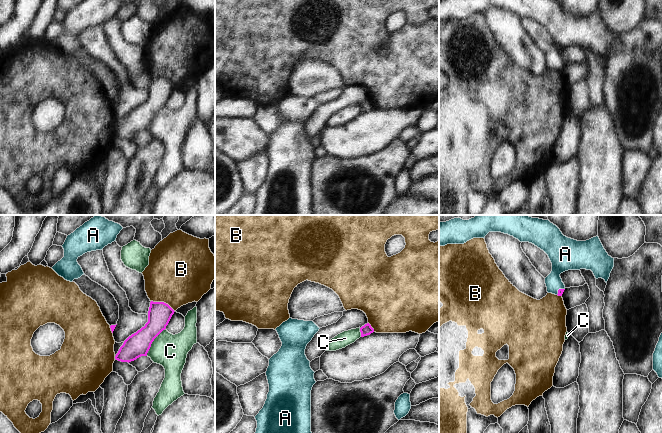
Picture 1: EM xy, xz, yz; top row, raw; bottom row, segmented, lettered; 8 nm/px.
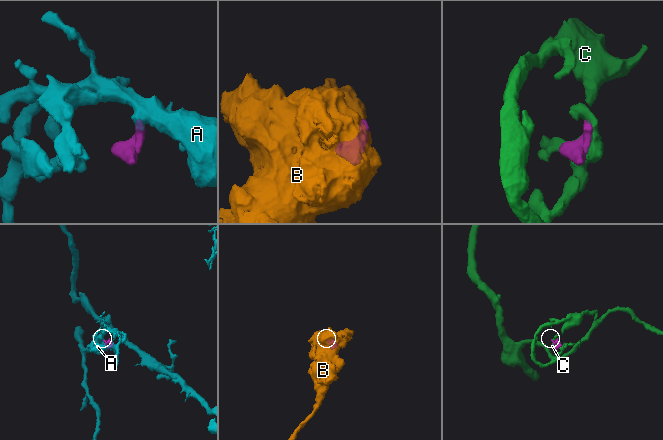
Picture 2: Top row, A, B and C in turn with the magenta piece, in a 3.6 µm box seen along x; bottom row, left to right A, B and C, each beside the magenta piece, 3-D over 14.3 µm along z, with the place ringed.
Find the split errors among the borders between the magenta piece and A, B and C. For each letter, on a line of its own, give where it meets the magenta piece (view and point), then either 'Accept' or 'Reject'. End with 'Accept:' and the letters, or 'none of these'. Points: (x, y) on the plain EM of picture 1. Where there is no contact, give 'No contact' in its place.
A: Touches magenta at yz (559, 65). Accept
B: Touches magenta at xy (163, 78). Reject
C: Touches magenta at xy (152, 117). Reject
Accept: A

